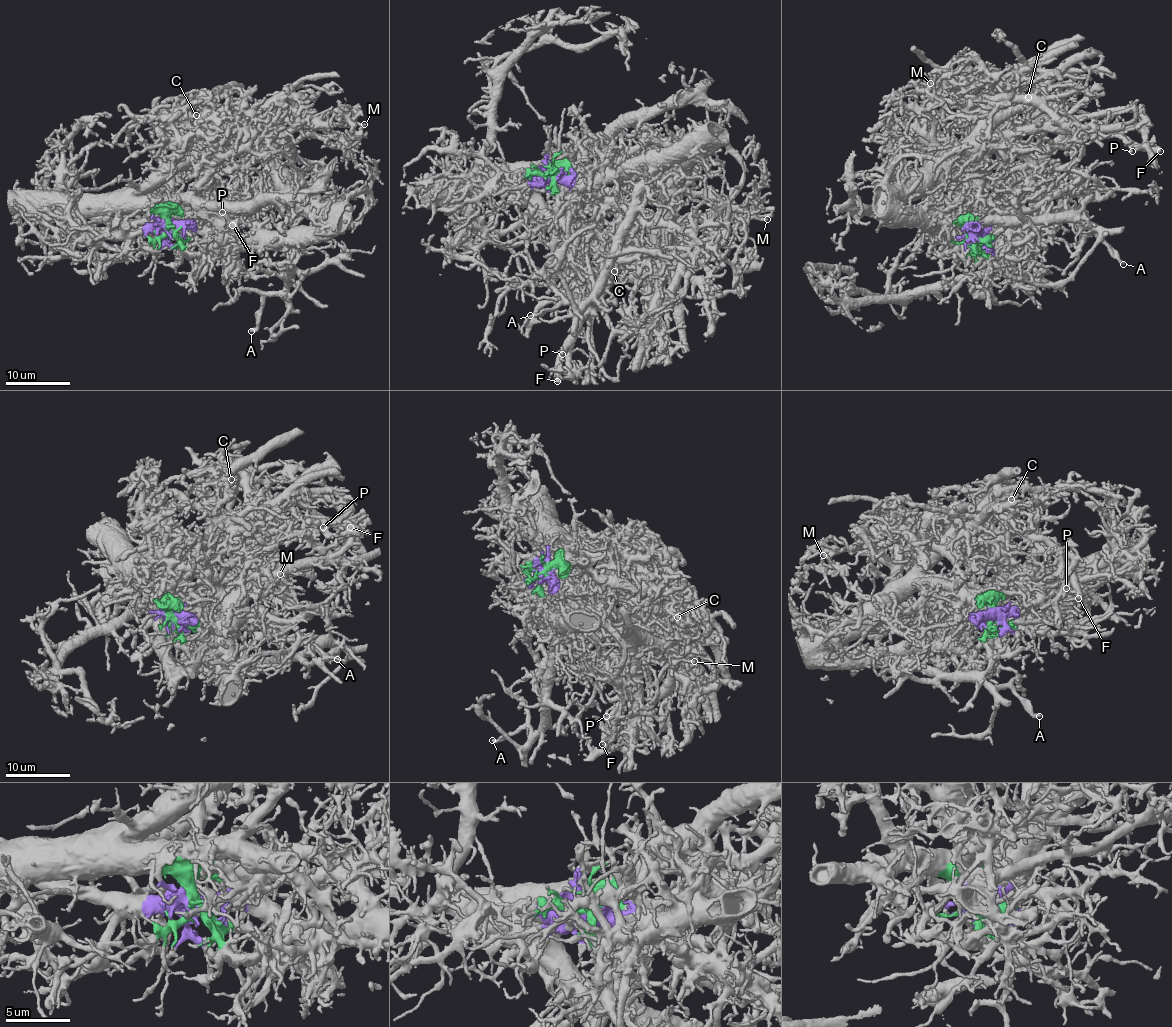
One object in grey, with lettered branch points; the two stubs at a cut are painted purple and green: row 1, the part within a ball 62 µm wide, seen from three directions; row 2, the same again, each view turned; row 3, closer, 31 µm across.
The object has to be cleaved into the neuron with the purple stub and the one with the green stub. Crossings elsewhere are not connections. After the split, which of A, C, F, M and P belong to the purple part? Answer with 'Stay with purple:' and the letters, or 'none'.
Stay with purple: A

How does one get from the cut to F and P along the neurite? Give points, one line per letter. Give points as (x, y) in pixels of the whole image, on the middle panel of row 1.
F: (551, 173), (538, 177), (534, 186), (541, 216), (562, 260), (572, 290), (574, 336), (564, 354), (558, 381)
P: (551, 173), (538, 177), (534, 186), (541, 216), (562, 260), (572, 290), (574, 336), (558, 350), (562, 354)

